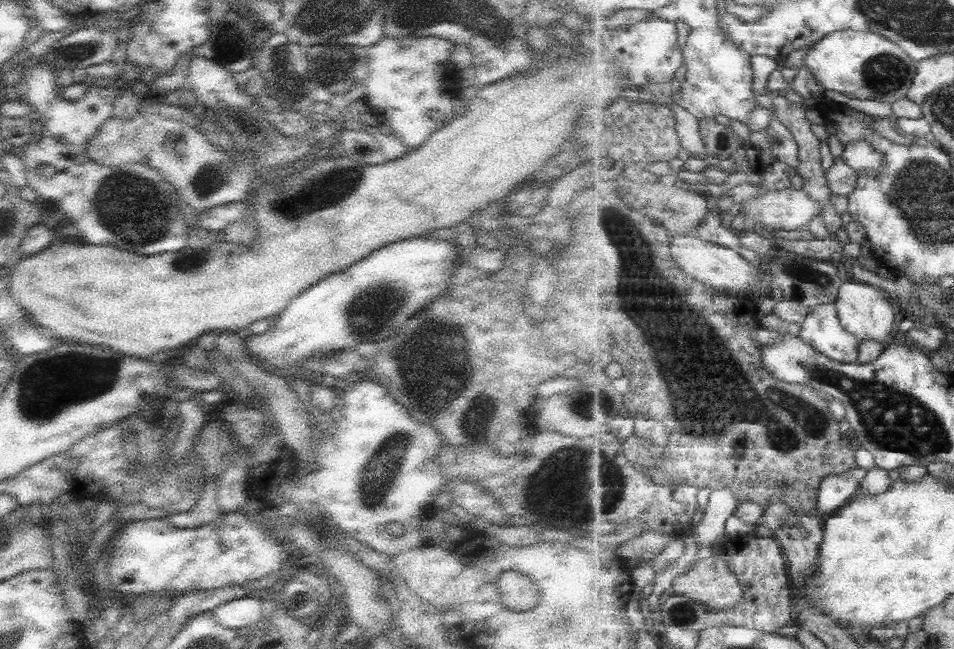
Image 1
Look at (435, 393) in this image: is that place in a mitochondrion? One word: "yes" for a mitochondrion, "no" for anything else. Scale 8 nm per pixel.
yes

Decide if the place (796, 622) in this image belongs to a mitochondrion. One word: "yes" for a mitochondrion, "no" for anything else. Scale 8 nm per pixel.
no

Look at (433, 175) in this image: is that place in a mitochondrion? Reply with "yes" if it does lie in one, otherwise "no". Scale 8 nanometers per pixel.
no

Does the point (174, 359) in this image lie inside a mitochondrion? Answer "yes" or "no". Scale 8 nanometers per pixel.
no

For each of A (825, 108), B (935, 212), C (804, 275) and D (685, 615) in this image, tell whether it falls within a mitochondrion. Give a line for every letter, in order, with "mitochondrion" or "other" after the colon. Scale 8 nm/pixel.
A: other
B: mitochondrion
C: mitochondrion
D: mitochondrion

